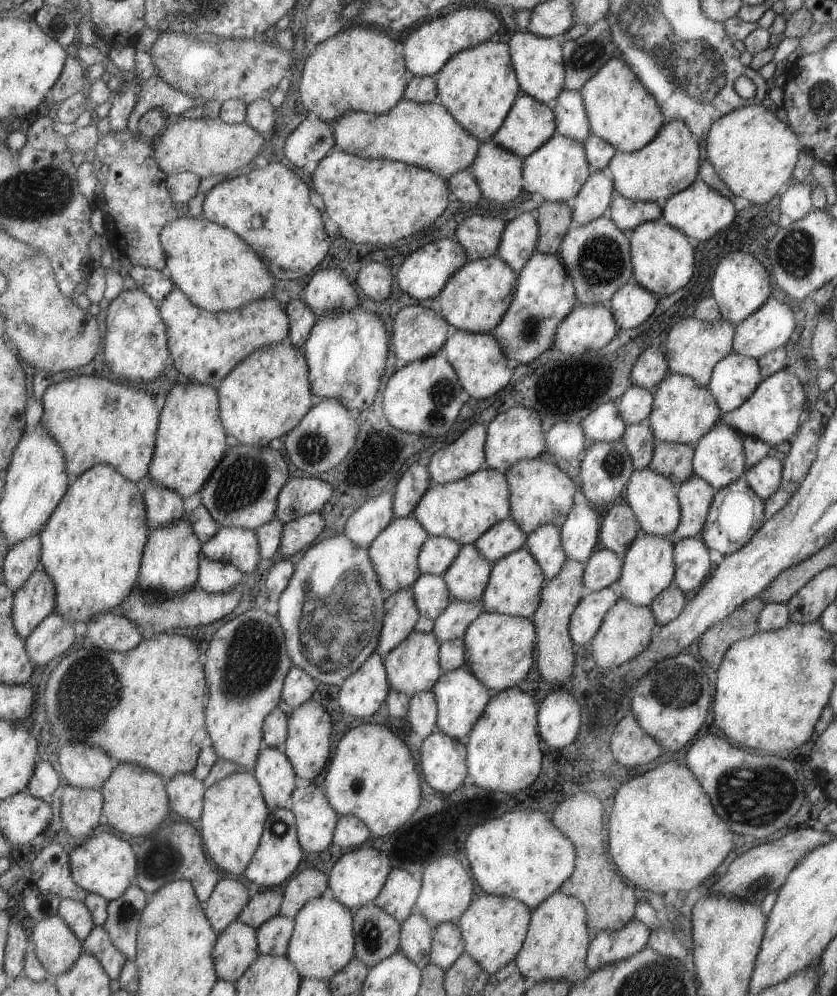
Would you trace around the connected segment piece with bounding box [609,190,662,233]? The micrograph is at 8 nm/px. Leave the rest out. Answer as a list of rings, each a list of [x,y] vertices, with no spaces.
[[[613,190],[609,206],[610,219],[624,232],[630,232],[638,224],[660,220],[662,208],[655,201],[634,201]]]

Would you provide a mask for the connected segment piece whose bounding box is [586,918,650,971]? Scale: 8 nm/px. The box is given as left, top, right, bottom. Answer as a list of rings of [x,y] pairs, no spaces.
[[[633,918],[623,928],[594,932],[588,944],[586,967],[596,971],[601,965],[640,951],[647,945],[649,931],[643,923]]]

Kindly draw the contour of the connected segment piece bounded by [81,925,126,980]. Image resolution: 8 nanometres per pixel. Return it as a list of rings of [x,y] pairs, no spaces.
[[[94,925],[90,933],[81,941],[82,950],[92,954],[111,979],[118,978],[126,956],[117,950],[103,925]]]

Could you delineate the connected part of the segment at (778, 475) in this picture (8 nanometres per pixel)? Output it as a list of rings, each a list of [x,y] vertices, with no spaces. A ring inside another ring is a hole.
[[[765,455],[744,471],[743,478],[749,488],[765,500],[778,489],[782,481],[782,466],[782,461],[776,457]]]

